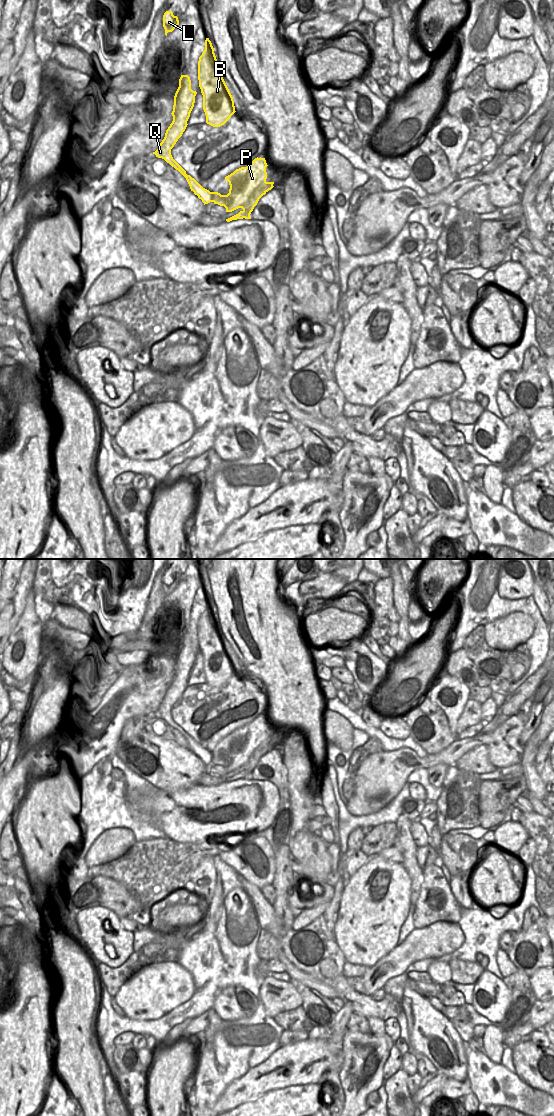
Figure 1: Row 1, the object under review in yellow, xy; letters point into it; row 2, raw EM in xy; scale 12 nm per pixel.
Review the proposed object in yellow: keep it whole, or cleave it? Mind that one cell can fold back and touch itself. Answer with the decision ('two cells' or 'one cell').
one cell

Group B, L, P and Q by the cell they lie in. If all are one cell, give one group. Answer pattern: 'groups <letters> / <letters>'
groups B L P Q

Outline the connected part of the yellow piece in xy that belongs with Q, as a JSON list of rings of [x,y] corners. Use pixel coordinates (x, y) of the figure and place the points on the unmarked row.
[[[181,635],[179,647],[174,656],[173,681],[166,690],[165,697],[158,709],[153,712],[158,718],[164,719],[172,727],[178,730],[187,740],[191,751],[205,764],[213,762],[226,768],[226,772],[232,772],[242,768],[238,774],[226,779],[227,782],[237,779],[251,779],[250,774],[257,765],[259,759],[274,746],[274,742],[267,742],[265,718],[255,718],[246,727],[236,729],[225,737],[230,749],[227,755],[218,752],[210,752],[203,748],[194,738],[186,734],[186,731],[173,719],[171,709],[182,696],[187,687],[187,681],[194,667],[197,652],[191,649],[191,640],[188,635]]]

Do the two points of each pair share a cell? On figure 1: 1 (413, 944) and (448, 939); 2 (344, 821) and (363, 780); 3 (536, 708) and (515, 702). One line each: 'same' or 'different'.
1: same
2: different
3: different

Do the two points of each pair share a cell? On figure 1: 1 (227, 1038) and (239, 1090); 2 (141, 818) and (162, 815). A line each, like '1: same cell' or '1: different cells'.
1: different cells
2: different cells

